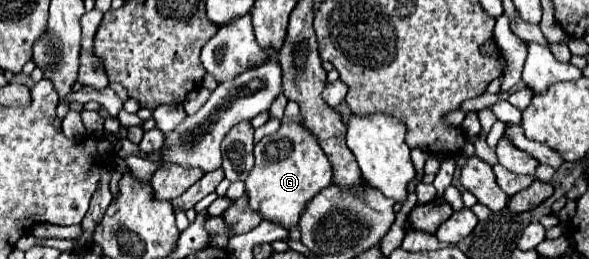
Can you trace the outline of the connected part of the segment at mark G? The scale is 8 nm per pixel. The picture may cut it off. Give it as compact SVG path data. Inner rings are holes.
M284 122L276 134L264 136L254 146L256 166L246 178L246 192L250 196L250 208L260 212L266 220L282 224L286 228L296 226L304 204L318 194L320 188L332 182L332 166L318 146L314 134L300 122Z

